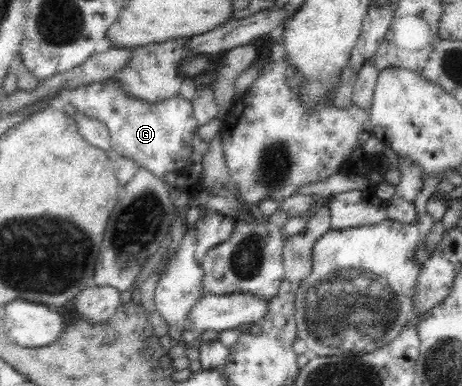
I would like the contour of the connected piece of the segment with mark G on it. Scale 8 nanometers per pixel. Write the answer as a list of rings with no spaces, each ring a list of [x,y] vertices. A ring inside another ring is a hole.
[[[110,79],[75,87],[69,91],[69,101],[78,111],[106,124],[111,136],[111,149],[116,151],[118,157],[129,157],[137,168],[143,167],[158,179],[163,179],[170,186],[174,198],[182,191],[187,191],[190,197],[204,189],[201,180],[203,159],[210,143],[205,143],[198,134],[200,125],[193,115],[193,103],[190,100],[179,94],[158,103],[144,102],[134,96],[128,96],[118,82],[112,82]]]

